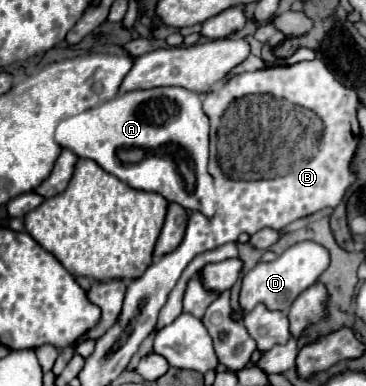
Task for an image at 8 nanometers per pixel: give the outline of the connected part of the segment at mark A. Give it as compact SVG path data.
M151 88L125 92L63 120L55 130L55 142L73 150L79 158L95 160L105 172L135 190L157 192L187 210L213 216L215 188L213 178L207 174L209 118L201 108L201 96L191 90Z

